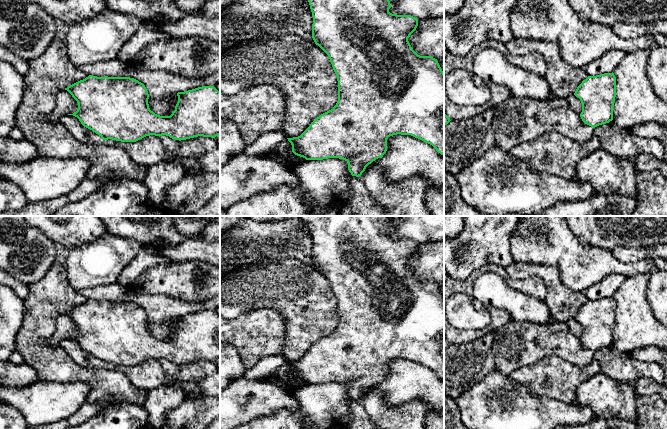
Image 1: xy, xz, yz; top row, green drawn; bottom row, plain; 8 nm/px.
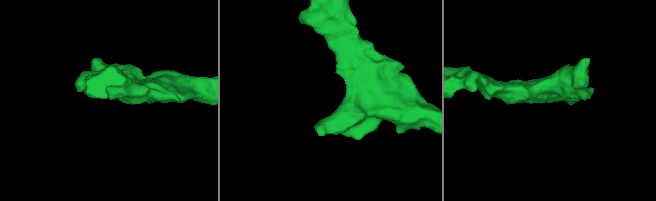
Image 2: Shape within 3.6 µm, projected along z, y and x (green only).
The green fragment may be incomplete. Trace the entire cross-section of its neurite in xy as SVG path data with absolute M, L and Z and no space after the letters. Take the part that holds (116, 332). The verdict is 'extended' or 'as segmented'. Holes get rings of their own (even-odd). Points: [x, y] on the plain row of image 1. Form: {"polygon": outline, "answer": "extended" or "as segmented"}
{"polygon": "M89 299L85 303L68 310L67 312L65 312L65 314L67 314L78 327L77 335L74 336L73 338L68 339L73 339L77 341L84 351L98 358L103 364L112 363L121 366L136 366L149 359L155 359L159 361L162 359L166 359L172 363L181 365L198 360L215 362L216 360L220 359L220 316L214 310L202 310L188 315L178 316L177 317L178 326L175 330L175 334L172 336L170 340L160 340L151 335L148 328L149 318L145 309L139 306L138 304L130 301L108 301L108 300L97 301Z", "answer": "as segmented"}

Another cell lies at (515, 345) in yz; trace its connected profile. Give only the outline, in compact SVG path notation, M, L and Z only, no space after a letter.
M510 319L493 333L491 351L494 369L506 376L549 356L578 366L594 360L594 352L582 345L566 323L557 321L541 325Z

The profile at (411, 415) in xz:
M371 391L359 403L377 429L425 429L426 413L429 409L420 399L392 408L384 403L380 391Z

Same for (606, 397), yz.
M599 372L578 386L574 403L589 407L595 416L603 418L618 417L633 421L637 418L637 396L632 383L619 382Z

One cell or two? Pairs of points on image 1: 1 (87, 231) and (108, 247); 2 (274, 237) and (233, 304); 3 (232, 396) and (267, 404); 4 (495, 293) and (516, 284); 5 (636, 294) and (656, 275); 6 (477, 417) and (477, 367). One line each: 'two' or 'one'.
1: two
2: two
3: one
4: two
5: two
6: two

